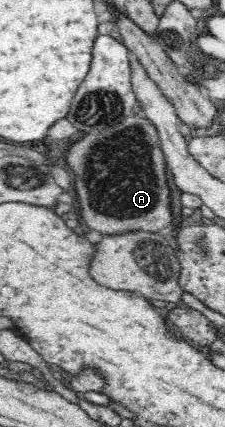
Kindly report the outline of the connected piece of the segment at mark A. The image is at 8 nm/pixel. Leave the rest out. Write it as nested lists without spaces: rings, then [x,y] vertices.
[[[133,117],[122,118],[120,124],[111,125],[99,133],[91,133],[83,137],[77,145],[71,147],[67,157],[77,185],[78,203],[82,223],[86,229],[98,231],[103,236],[117,237],[129,233],[158,234],[162,229],[170,227],[172,213],[170,212],[170,197],[165,172],[166,160],[163,151],[159,149],[159,139],[148,119]]]

